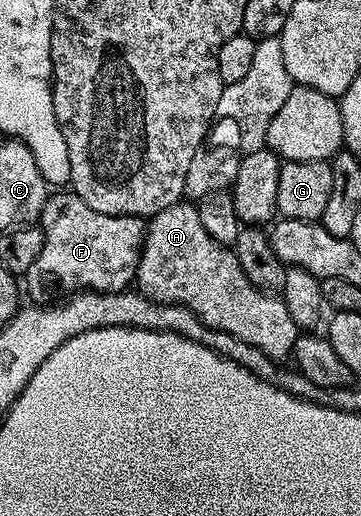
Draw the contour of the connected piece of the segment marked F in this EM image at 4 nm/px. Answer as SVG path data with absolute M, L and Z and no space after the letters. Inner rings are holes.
M78 192L54 193L47 197L40 219L44 248L40 248L40 256L25 267L25 293L27 290L35 303L54 304L84 290L107 294L127 289L138 277L147 223L130 214L117 218L106 214L105 209L93 210Z

